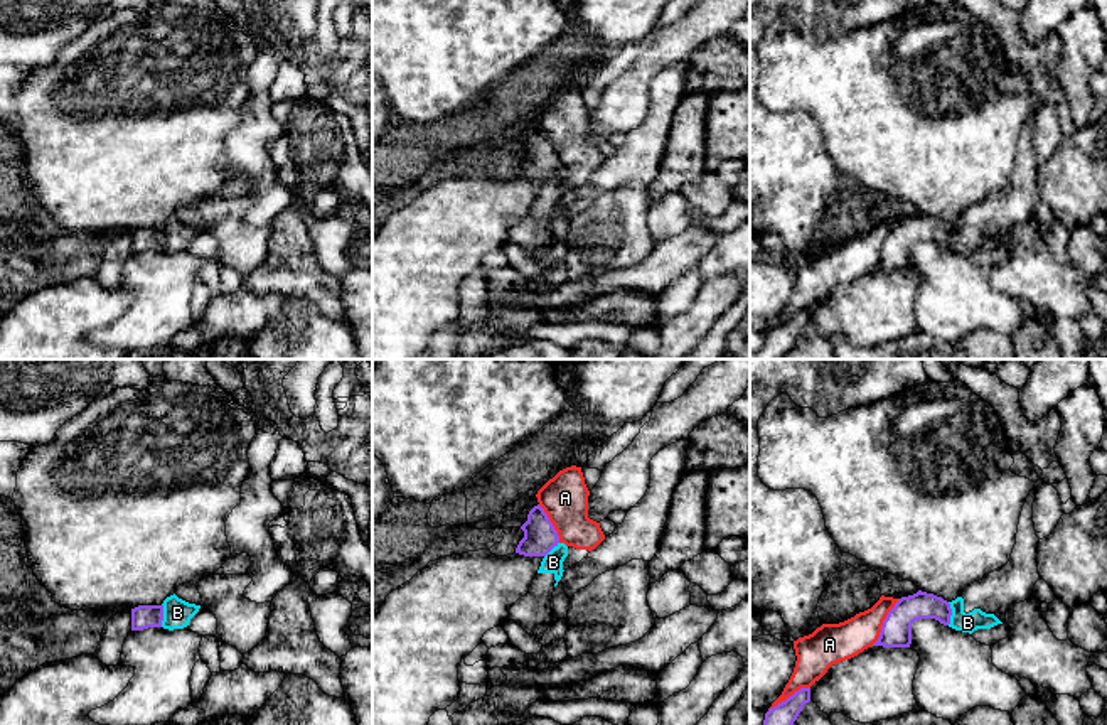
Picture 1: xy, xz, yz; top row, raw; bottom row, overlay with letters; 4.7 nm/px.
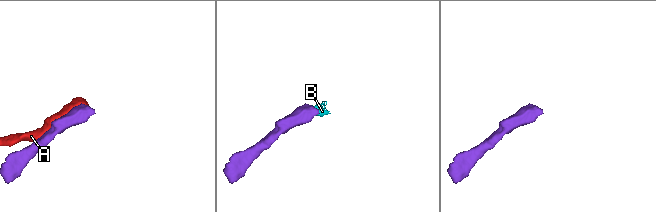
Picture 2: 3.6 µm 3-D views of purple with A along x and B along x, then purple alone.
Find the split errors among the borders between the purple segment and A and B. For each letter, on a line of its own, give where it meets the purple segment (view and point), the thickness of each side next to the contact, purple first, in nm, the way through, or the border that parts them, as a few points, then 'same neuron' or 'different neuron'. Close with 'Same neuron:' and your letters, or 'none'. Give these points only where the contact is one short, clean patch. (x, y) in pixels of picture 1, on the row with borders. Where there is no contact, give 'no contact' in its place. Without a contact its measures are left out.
A: meets purple in yz at (883, 622); 140 nm thick on the purple side, 180 nm on the other; different neuron
B: meets purple in yz at (951, 614); 130 nm thick on the purple side, 100 nm on the other; runs through yz (919, 606), (937, 607), (951, 614), (967, 622); same neuron
Same neuron: B

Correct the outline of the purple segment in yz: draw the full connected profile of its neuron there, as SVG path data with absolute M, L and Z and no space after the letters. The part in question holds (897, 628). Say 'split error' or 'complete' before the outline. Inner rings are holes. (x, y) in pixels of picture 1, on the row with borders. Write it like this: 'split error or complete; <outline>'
split error; M1038 479L1026 497L1019 516L1016 545L1004 567L967 585L952 602L922 590L901 597L883 620L880 637L873 646L910 647L912 624L920 619L935 619L944 626L969 634L977 629L991 629L1004 622L1011 605L1028 600L1040 580L1036 563L1040 538L1033 523L1033 502L1043 484Z

